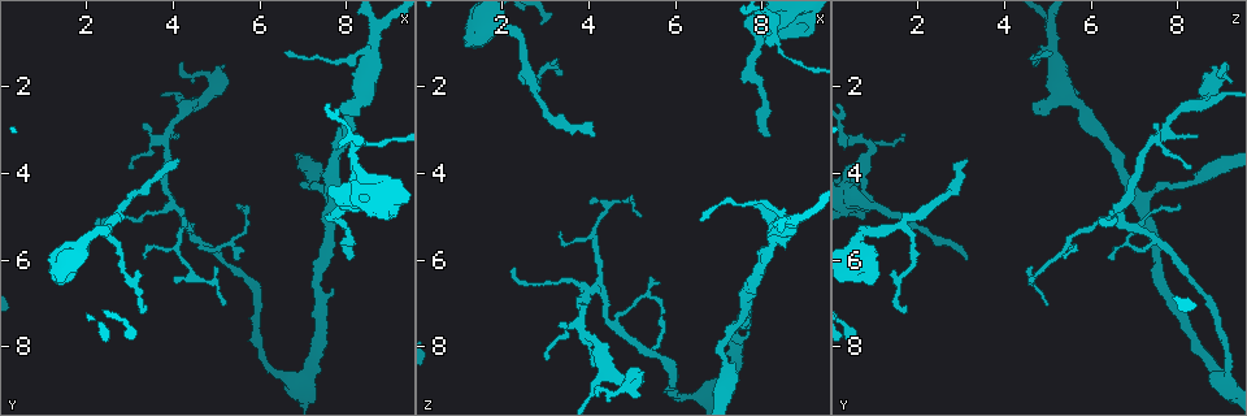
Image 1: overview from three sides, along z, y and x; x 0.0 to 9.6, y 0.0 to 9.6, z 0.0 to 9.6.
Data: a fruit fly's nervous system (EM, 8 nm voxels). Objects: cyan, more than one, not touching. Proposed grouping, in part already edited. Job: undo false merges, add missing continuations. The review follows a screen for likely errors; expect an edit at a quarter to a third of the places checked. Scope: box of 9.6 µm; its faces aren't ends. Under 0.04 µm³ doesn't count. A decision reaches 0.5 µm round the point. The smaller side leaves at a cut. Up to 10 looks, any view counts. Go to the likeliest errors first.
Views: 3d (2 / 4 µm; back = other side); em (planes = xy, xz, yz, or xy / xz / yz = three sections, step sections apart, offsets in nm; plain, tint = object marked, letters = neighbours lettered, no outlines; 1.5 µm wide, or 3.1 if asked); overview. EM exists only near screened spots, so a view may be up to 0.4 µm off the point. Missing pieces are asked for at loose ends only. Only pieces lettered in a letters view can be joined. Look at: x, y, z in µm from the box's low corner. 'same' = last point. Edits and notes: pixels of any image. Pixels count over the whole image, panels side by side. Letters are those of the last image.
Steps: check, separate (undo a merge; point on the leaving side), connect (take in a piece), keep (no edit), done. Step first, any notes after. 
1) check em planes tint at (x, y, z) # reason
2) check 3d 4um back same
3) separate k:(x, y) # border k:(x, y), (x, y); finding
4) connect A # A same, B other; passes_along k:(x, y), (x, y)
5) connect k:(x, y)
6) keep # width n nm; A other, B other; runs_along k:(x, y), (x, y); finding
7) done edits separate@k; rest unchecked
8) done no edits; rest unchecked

check 3d 4um back at (4.15, 3.70, 3.05)

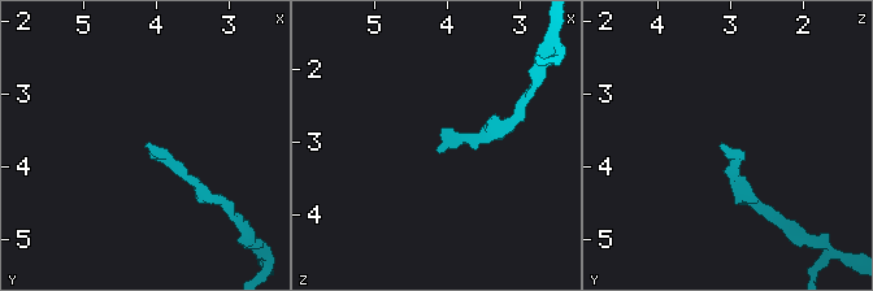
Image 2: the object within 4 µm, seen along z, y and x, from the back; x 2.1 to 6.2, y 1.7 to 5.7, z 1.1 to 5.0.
check em planes plain at (4.15, 3.70, 3.10) # need the tissue

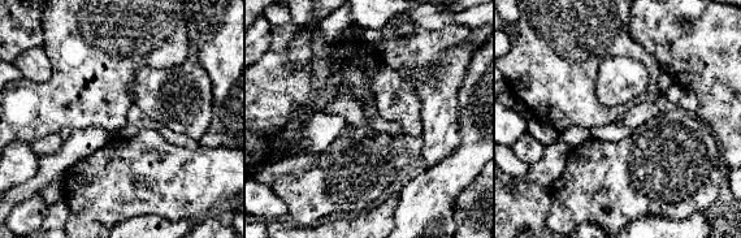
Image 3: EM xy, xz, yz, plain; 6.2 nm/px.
check em planes letters same # see the neighbours

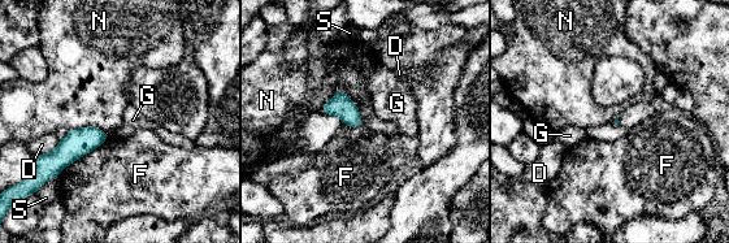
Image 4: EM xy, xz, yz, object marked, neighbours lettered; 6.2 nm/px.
keep # longest_contact F 400 nm; D other, F other, G other, N other, S other; border 4:(356, 104), (338, 90), (320, 111); none of them fits

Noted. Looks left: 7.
check 3d 4um at (8.25, 3.30, 0.90) # branch point

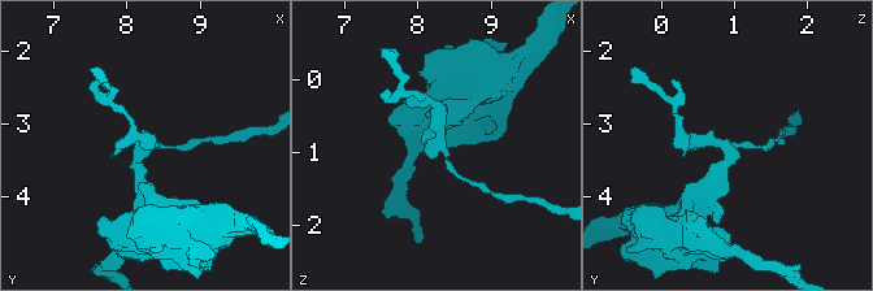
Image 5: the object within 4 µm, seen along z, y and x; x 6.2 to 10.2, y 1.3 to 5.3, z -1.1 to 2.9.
check em xy step 4 letters at (8.25, 3.35, 0.90) # arms 3; need the tissue

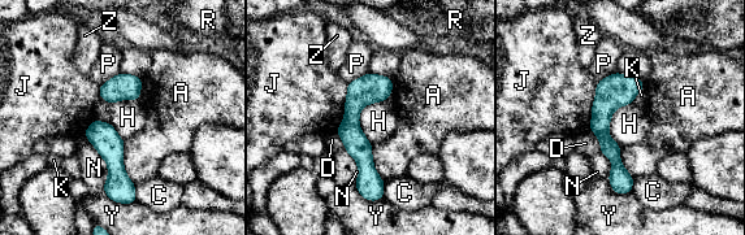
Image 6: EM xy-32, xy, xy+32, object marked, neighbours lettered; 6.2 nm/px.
separate 6:(365, 90) # A other, C other, D other, H other, J other, K other, N other, P other, R other, Y other, Z other; two cells meet here

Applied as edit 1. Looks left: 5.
check em planes letters at (4.30, 5.15, 6.75) # arms part here

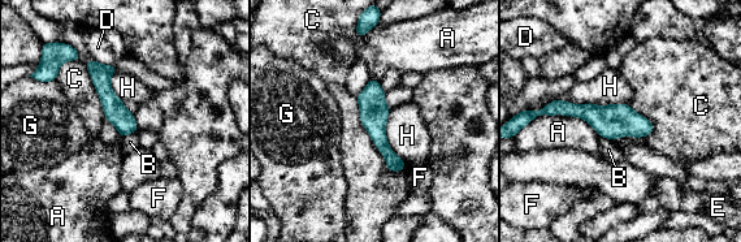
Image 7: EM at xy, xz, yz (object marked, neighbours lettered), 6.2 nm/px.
keep # A other, B other, C other, D other, E other, F other, G other, H other; runs_along 7:(547, 109), (580, 109), (649, 130); continuous, no second cell

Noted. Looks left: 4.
check 3d 4um back at (3.35, 7.05, 1.80) # thin end

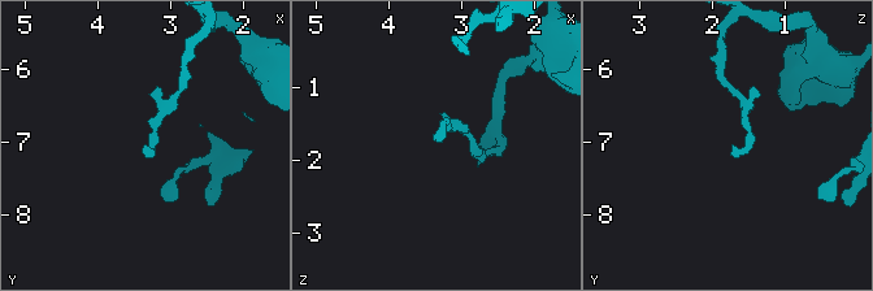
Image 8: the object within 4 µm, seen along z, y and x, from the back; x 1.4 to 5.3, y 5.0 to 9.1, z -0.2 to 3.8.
check em planes letters at (3.35, 7.10, 1.75) # need the tissue

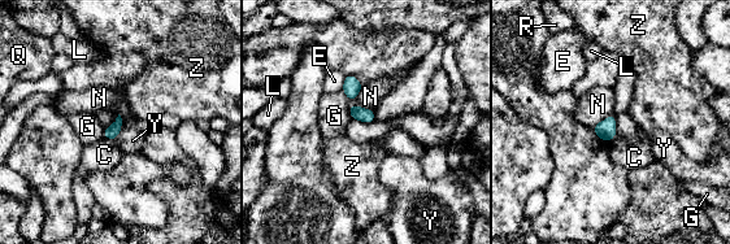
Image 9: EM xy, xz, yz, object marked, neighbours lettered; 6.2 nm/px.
keep # C other, E other, G other, L other, N other, Q other, R other, Y other, Z other; border 9:(122, 129), (114, 139); no lettered piece goes on from it

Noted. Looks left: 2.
done edits separate@6; rest unchecked

